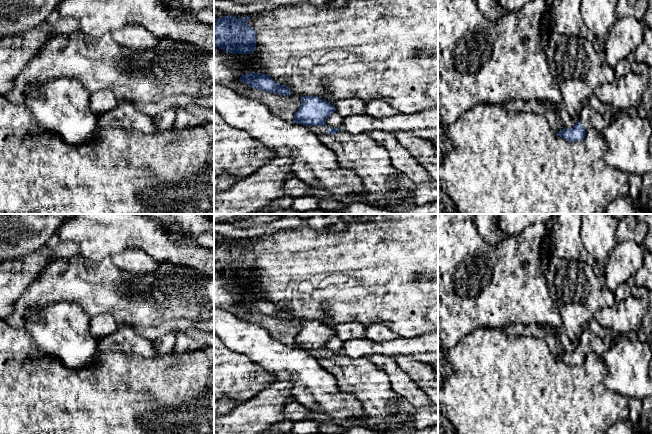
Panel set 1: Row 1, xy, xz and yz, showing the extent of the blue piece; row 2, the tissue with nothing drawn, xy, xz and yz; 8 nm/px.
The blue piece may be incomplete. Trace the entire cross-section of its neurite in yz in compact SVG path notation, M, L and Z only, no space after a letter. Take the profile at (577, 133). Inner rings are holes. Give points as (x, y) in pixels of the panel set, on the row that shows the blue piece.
M585 106L579 115L579 119L572 128L565 127L555 133L568 142L581 141L584 140L587 130L595 129L600 132L609 122L614 121L616 117L600 114L589 106Z

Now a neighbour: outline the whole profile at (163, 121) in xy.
M171 109L162 111L153 117L156 132L171 130L176 119L176 112Z

